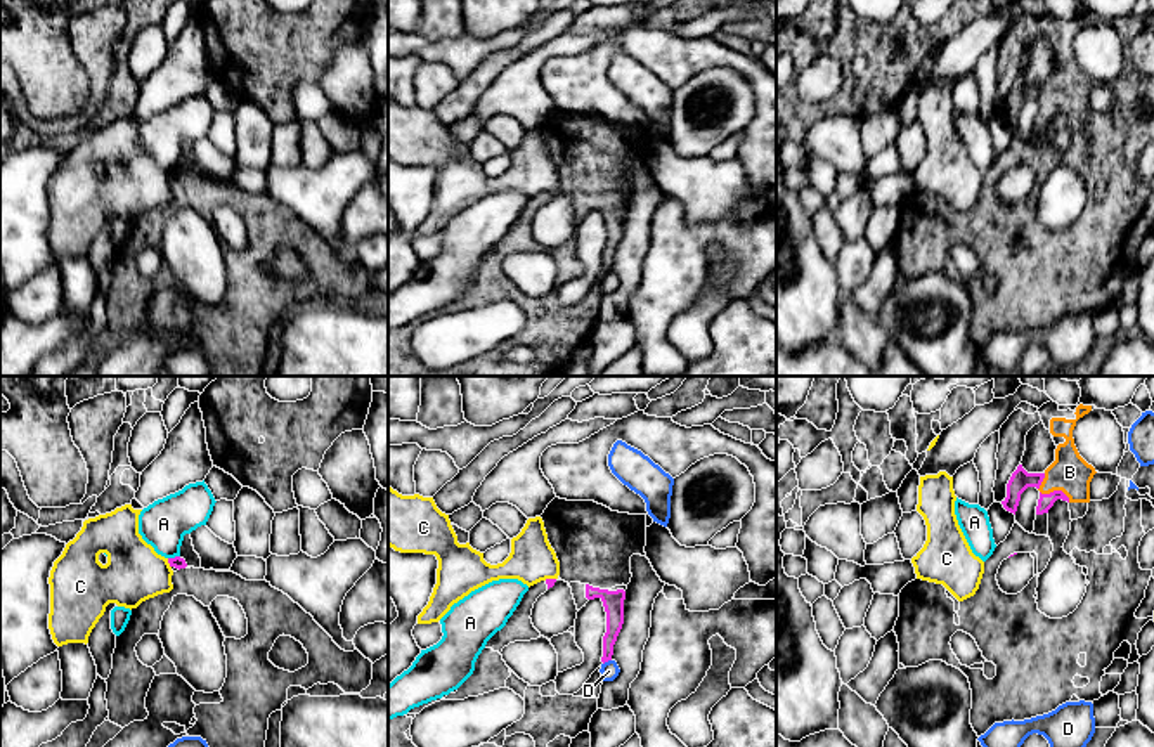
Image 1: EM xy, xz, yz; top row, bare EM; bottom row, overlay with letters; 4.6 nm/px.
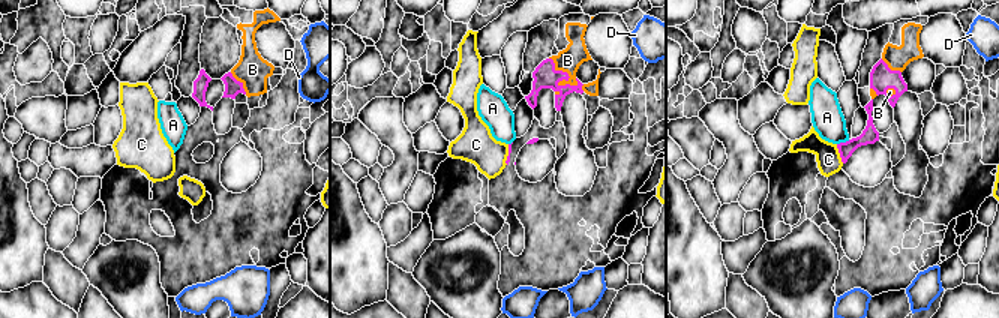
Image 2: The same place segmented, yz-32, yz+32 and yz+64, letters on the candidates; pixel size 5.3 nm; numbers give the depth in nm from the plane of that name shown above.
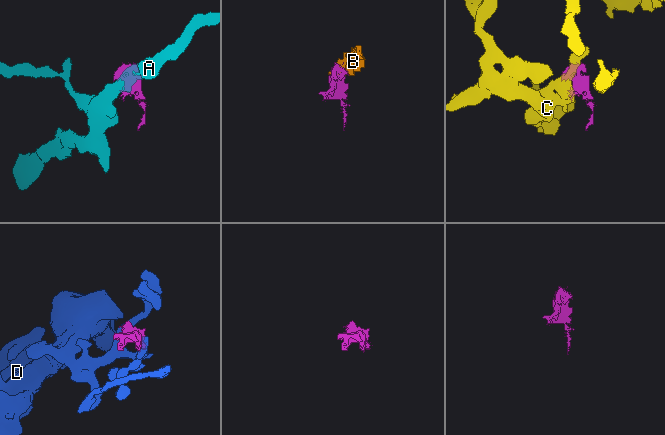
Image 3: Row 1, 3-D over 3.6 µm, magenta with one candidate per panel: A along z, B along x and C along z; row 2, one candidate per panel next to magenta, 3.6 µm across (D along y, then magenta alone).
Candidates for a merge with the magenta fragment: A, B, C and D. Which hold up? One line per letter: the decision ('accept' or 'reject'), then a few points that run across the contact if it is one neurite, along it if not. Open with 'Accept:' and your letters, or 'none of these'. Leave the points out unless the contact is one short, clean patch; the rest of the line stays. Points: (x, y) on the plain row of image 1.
Accept: B
A: reject
B: accept
C: reject; line xz (555, 189), (544, 191)
D: reject

